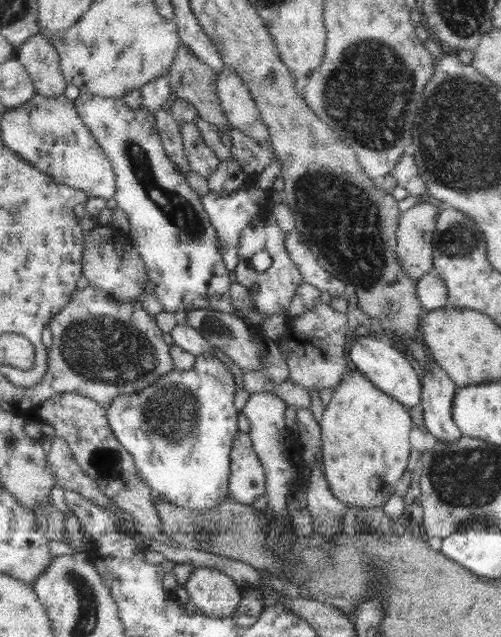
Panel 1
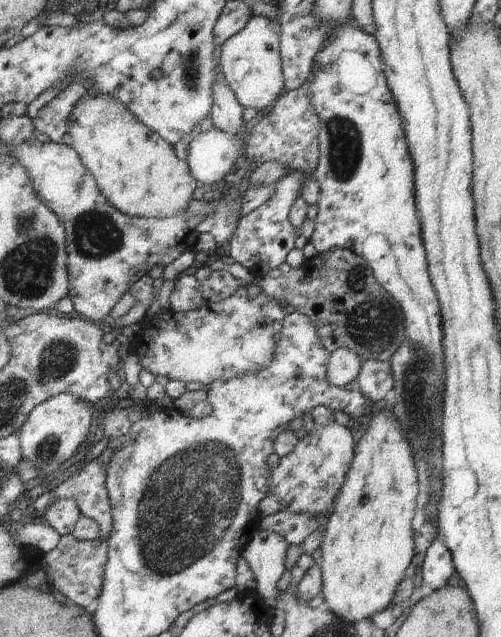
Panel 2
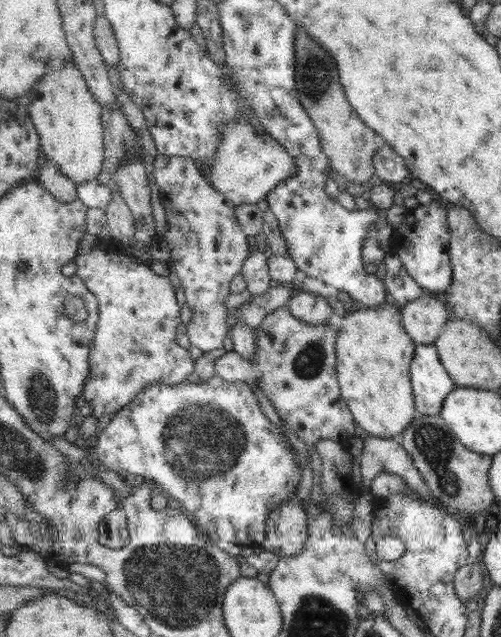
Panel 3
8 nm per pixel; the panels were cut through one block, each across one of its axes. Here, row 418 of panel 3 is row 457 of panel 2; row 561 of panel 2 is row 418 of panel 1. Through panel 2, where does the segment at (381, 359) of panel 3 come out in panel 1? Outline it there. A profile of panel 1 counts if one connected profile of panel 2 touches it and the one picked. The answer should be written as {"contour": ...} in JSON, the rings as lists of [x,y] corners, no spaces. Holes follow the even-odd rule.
{"contour":[[[359,370],[351,373],[349,371],[335,388],[319,423],[324,446],[326,480],[335,496],[348,507],[356,509],[383,507],[395,493],[396,485],[408,472],[407,464],[412,450],[410,434],[414,424],[405,405],[389,396],[389,393],[383,392],[365,373]]]}

